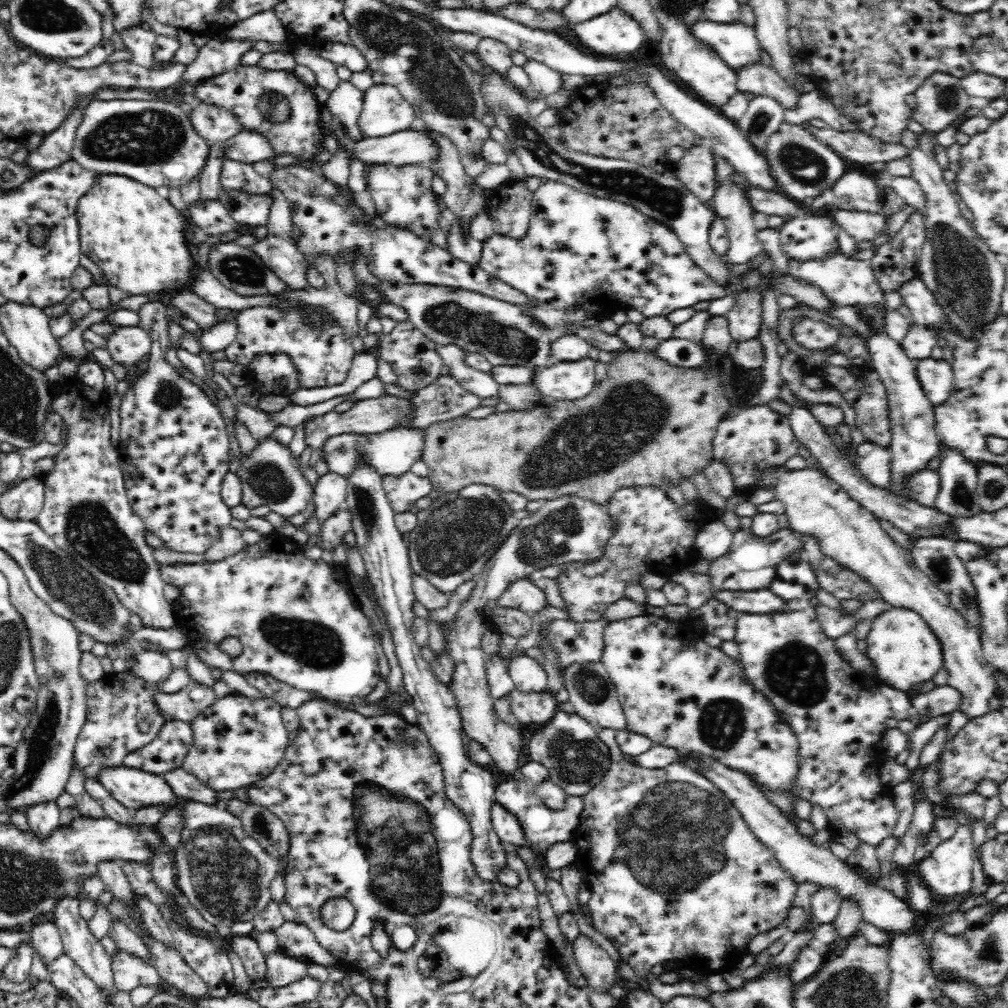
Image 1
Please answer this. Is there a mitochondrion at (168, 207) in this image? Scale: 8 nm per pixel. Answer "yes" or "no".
no

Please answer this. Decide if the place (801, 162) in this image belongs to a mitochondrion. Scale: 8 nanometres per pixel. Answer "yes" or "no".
yes

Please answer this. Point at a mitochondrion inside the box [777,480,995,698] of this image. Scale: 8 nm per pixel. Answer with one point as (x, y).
(941, 568)

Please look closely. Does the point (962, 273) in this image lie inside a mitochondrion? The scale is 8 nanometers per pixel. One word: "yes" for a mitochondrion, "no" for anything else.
yes

